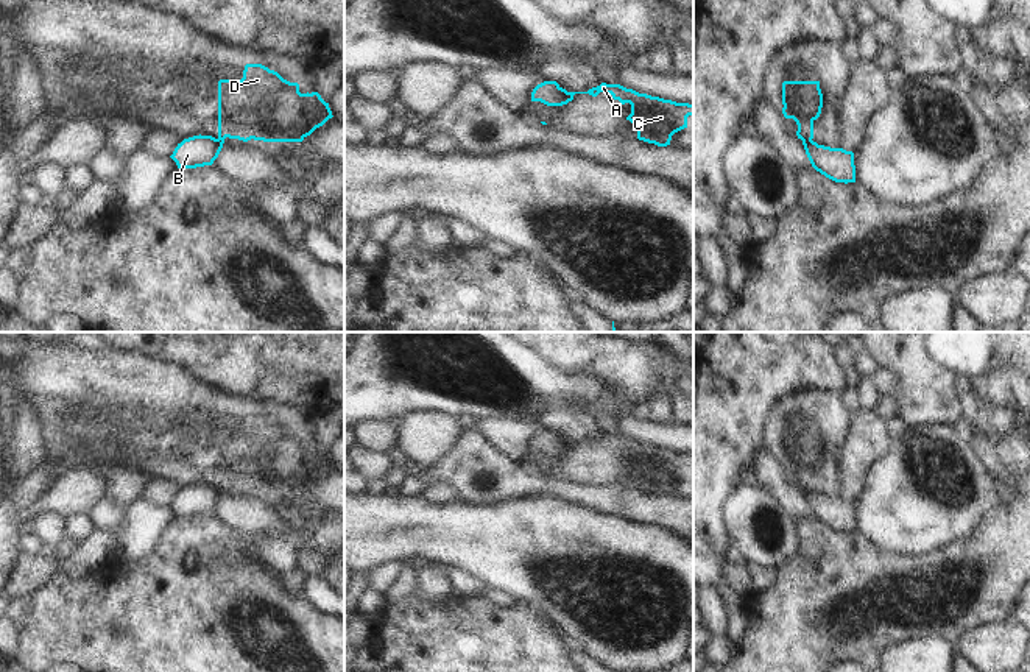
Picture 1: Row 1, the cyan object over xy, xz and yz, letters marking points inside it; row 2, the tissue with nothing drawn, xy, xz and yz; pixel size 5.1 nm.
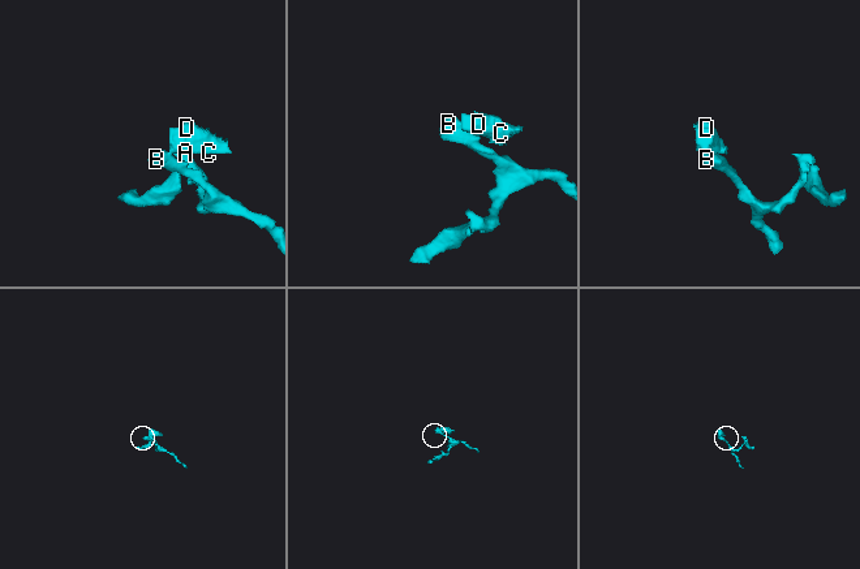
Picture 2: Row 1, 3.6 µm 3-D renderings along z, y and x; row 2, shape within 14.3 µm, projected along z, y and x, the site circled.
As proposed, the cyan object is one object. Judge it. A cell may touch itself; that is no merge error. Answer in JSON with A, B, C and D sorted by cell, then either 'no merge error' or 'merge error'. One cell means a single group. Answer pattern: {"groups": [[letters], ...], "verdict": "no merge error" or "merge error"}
{"groups": [["A", "C", "D"], ["B"]], "verdict": "merge error"}

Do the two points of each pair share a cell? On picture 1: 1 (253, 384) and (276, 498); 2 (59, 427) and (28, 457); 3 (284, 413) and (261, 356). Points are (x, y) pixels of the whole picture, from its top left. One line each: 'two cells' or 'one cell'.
1: two cells
2: two cells
3: two cells

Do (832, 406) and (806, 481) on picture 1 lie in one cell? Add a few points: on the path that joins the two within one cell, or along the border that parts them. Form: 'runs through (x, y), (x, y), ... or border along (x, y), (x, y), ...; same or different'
runs through (814, 424), (809, 429), (809, 462); same

